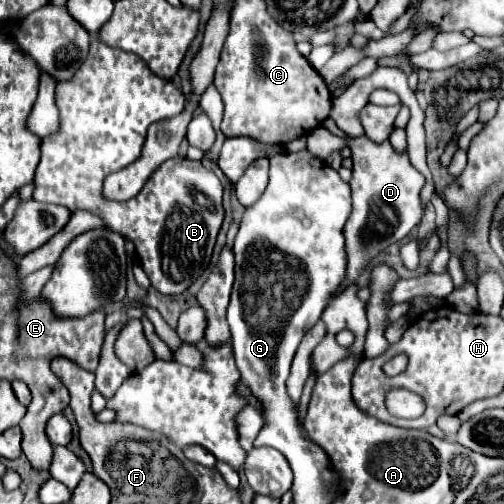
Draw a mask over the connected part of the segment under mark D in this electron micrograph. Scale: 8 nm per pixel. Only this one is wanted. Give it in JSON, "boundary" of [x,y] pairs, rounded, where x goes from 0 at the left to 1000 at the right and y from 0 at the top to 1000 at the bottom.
{"boundary":[[[661,236],[641,240],[641,252],[661,268],[688,280],[688,292],[700,308],[700,351],[696,351],[696,379],[700,379],[700,423],[685,446],[685,494],[688,494],[688,565],[696,565],[712,538],[728,530],[728,522],[760,498],[768,486],[796,478],[843,427],[843,411],[835,403],[835,375],[843,371],[843,351],[831,343],[815,319],[812,304],[788,304],[776,280],[744,284],[732,272],[696,272],[681,264]]]}

